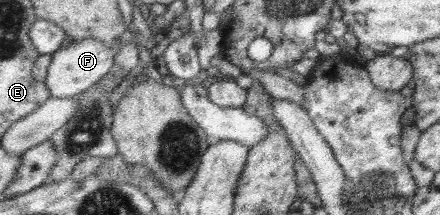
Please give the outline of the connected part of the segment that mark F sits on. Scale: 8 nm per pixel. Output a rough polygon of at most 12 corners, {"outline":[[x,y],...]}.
{"outline":[[72,41],[52,54],[52,97],[79,96],[110,73],[114,48]]}

